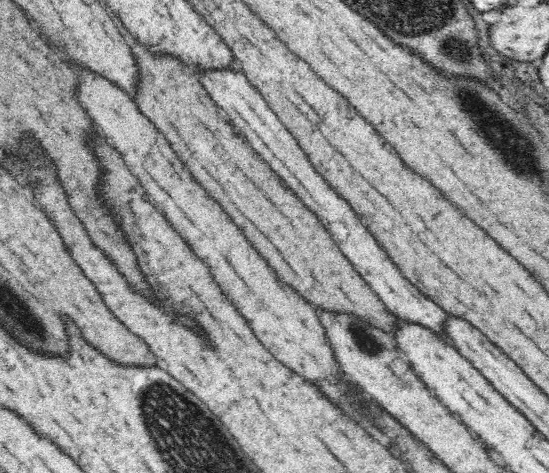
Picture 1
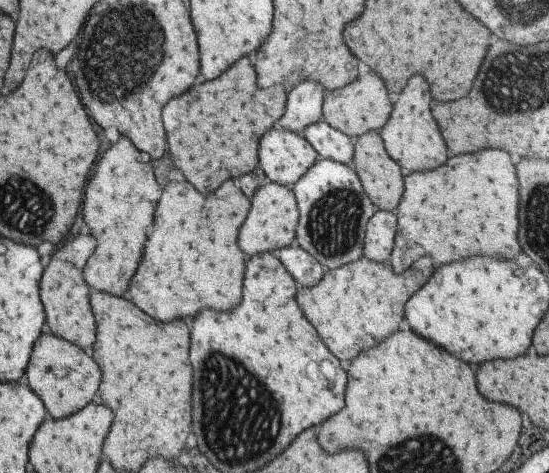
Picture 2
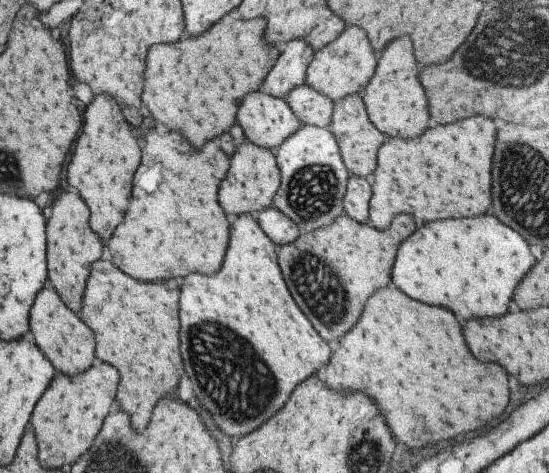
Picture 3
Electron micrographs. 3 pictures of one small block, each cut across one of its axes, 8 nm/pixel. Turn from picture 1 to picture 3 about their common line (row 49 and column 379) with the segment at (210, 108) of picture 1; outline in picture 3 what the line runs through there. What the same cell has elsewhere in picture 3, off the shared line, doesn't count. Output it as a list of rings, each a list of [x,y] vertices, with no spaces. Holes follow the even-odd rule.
[[[360,95],[345,96],[333,103],[331,124],[327,129],[334,136],[341,160],[349,174],[369,179],[375,170],[375,154],[379,144],[383,142],[383,136],[371,126],[369,118],[365,116],[365,107]]]

